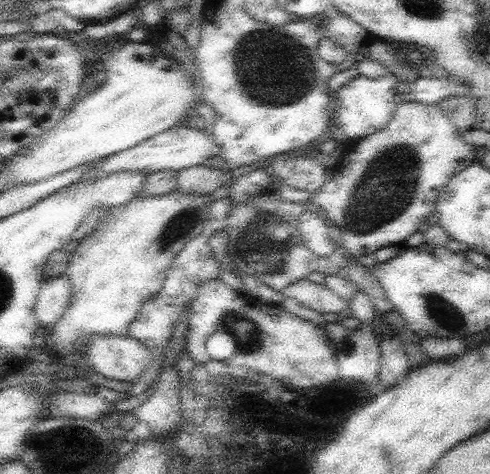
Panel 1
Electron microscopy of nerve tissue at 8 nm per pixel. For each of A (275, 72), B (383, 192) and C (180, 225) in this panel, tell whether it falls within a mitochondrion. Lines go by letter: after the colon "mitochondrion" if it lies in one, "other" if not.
A: mitochondrion
B: mitochondrion
C: mitochondrion

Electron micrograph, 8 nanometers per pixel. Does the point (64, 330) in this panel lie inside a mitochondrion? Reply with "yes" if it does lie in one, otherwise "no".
no

